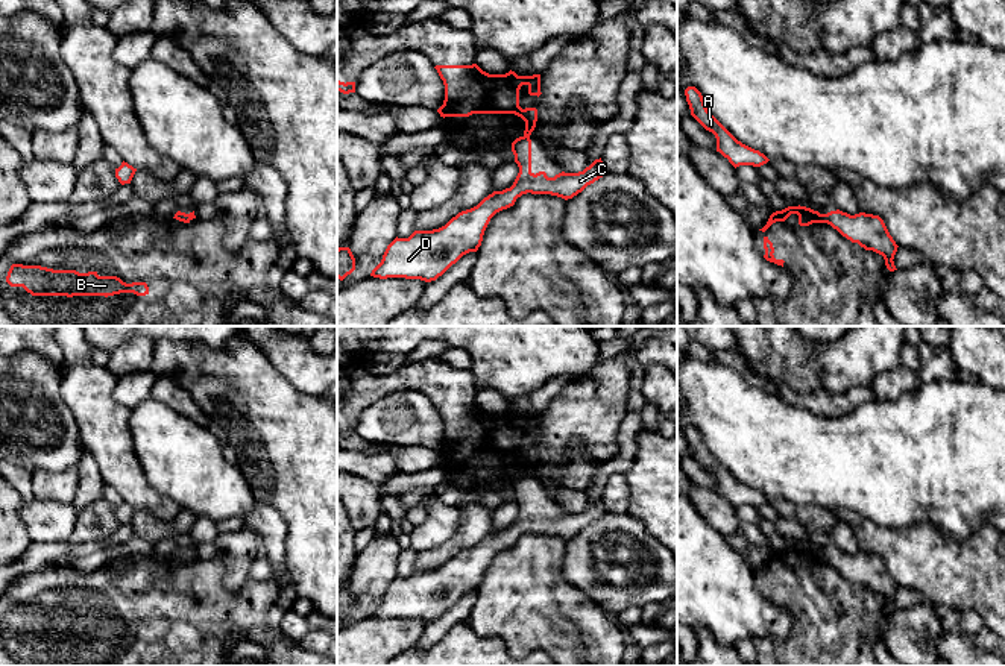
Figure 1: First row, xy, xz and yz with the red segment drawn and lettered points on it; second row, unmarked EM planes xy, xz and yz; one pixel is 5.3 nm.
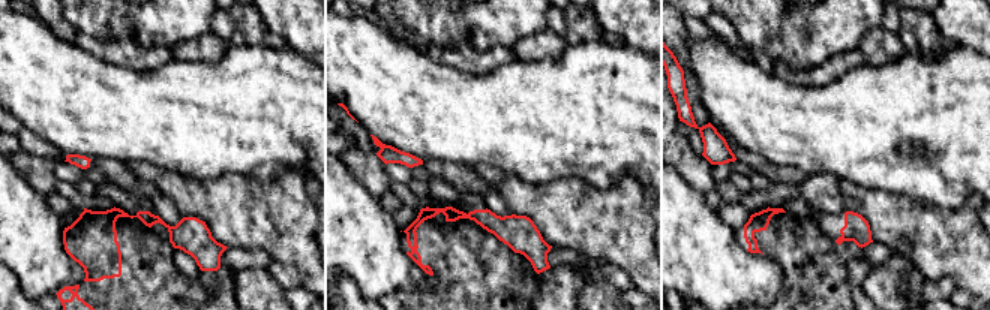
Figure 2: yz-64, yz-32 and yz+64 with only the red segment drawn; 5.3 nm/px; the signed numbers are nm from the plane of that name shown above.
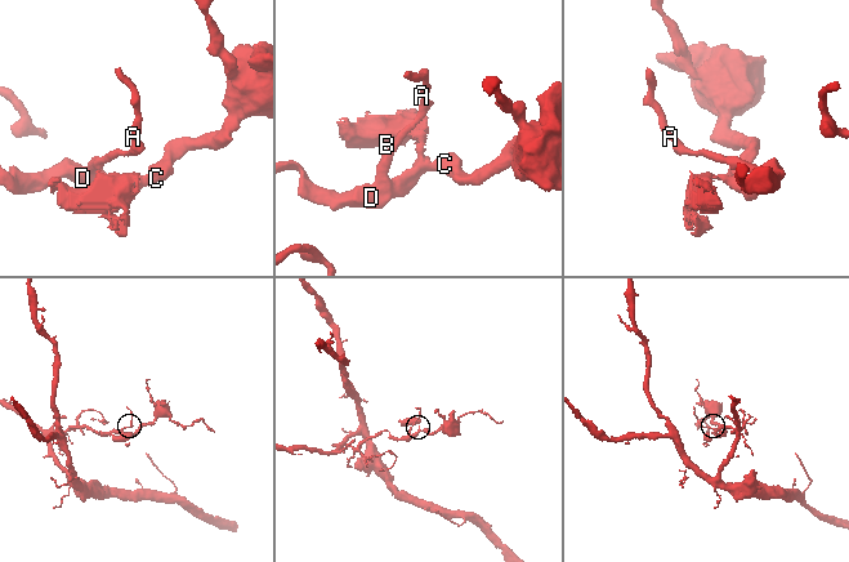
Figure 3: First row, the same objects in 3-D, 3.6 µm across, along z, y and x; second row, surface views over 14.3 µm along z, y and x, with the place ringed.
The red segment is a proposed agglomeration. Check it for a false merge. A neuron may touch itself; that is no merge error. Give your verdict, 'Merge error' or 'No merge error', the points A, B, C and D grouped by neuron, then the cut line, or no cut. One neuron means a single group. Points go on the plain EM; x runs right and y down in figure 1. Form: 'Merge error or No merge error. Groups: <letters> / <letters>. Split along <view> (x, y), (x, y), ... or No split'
Merge error. Groups: A C D / B. Split along yz (819, 554), (826, 562)

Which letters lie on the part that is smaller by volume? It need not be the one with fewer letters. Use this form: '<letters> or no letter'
B

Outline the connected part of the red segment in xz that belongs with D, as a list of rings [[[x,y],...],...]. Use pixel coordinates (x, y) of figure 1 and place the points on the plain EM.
[[[528,475],[512,482],[519,513],[510,528],[493,531],[477,546],[458,552],[445,566],[433,570],[414,570],[408,578],[395,578],[370,616],[436,620],[463,595],[477,592],[490,558],[515,545],[522,534],[551,534],[565,540],[581,532],[604,516],[606,507],[595,499],[578,513],[559,513],[548,517],[545,511],[531,511],[531,479]]]

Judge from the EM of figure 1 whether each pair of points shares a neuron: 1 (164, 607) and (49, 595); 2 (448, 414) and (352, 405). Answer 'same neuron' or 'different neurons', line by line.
1: same neuron
2: same neuron

